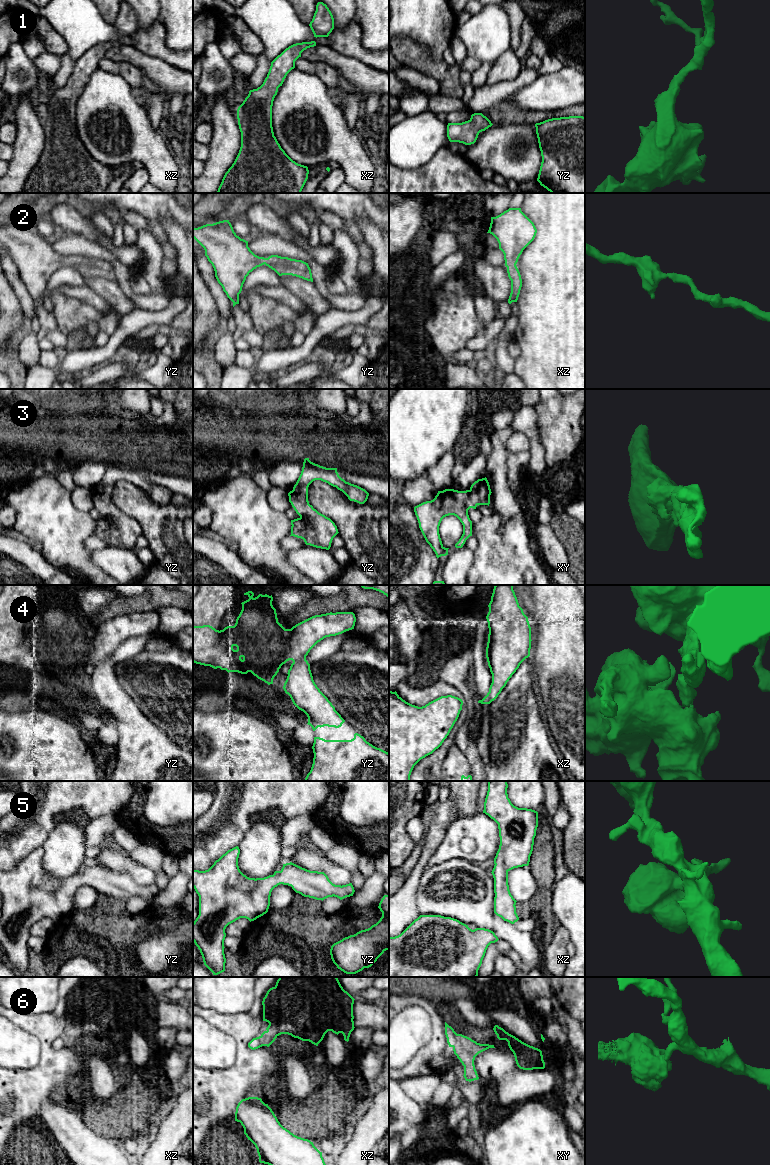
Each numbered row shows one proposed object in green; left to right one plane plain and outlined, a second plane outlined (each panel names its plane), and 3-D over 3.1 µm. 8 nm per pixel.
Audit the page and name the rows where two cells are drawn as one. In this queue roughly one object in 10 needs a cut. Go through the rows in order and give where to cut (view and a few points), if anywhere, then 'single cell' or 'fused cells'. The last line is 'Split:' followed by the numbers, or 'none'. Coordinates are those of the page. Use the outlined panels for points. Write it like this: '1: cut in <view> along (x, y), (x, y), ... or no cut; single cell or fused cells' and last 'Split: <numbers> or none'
1: no cut; single cell
2: no cut; single cell
3: no cut; single cell
4: no cut; single cell
5: no cut; single cell
6: no cut; single cell
Split: none

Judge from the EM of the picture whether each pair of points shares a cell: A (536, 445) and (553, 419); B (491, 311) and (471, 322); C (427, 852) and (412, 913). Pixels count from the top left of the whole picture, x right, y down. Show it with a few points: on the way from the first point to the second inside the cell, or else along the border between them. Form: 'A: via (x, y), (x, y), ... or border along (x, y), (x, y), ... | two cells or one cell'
A: border along (537, 416), (539, 440), (544, 449), (546, 462) | two cells
B: border along (474, 295), (474, 309), (481, 323), (477, 334) | two cells
C: via (420, 867), (409, 887), (409, 898) | one cell

